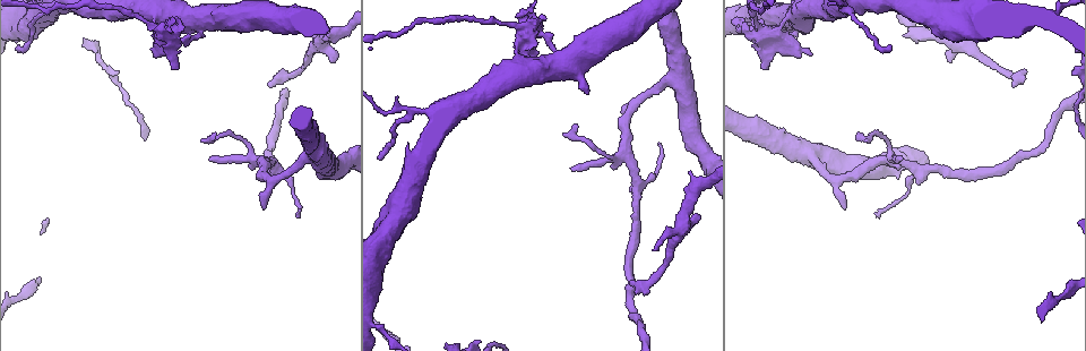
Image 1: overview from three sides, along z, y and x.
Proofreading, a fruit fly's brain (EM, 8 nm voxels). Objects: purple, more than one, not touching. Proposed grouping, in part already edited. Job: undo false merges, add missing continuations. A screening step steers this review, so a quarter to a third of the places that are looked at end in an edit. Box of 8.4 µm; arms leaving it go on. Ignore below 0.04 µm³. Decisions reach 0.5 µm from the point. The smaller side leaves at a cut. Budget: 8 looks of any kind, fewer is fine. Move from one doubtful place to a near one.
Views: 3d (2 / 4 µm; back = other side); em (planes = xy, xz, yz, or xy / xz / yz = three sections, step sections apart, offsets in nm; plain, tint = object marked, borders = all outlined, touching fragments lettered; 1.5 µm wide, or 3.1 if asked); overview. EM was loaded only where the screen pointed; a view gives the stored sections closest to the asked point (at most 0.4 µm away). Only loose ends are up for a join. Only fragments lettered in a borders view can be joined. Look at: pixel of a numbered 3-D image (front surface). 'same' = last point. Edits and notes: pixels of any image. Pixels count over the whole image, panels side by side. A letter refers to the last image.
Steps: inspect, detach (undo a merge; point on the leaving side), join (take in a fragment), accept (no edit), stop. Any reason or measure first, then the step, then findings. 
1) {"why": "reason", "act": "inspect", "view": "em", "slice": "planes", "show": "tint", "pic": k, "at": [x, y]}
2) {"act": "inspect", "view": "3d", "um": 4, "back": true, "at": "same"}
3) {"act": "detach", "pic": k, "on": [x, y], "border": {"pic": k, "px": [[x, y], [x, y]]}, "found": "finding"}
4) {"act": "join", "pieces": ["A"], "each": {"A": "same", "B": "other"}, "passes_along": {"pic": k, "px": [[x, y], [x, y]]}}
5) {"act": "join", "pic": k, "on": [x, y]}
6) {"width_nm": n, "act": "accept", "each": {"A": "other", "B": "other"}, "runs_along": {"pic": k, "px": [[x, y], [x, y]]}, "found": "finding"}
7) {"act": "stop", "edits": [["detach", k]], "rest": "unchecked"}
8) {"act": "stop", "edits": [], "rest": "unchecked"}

{"why": "tapers out", "act": "inspect", "view": "3d", "um": 2, "back": true, "pic": 1, "at": [654, 248]}

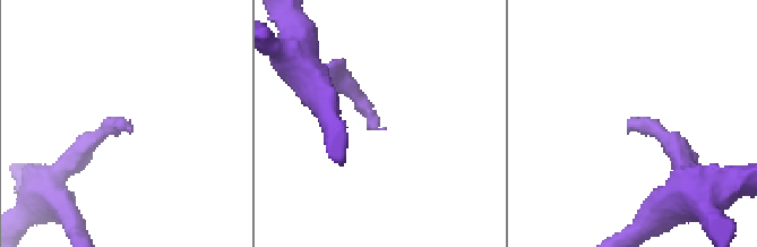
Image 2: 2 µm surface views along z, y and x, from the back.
{"act": "inspect", "view": "em", "slice": "xz", "step": 4, "show": "tint", "pic": 2, "at": [383, 128]}

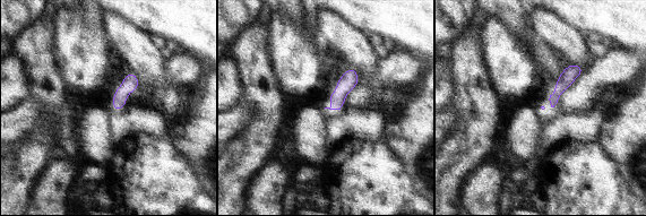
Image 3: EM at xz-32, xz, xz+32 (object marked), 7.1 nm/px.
{"act": "inspect", "view": "em", "slice": "planes", "show": "borders", "at": "same"}

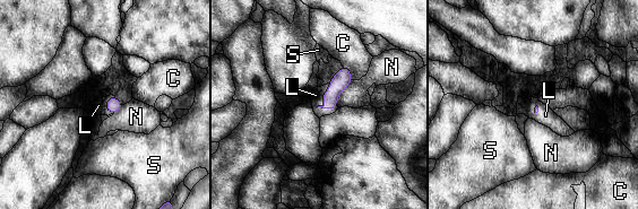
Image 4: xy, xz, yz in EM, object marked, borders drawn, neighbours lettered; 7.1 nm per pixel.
{"longest_contact_nm": ["N", 220], "act": "join", "pieces": ["L"], "each": {"C": "other", "L": "same", "N": "other", "S": "other"}, "passes_along": {"pic": 4, "px": [[343, 78], [322, 96], [316, 95]]}, "found": "it goes on there"}

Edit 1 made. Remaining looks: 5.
{"why": "see it whole again", "act": "inspect", "view": "overview"}

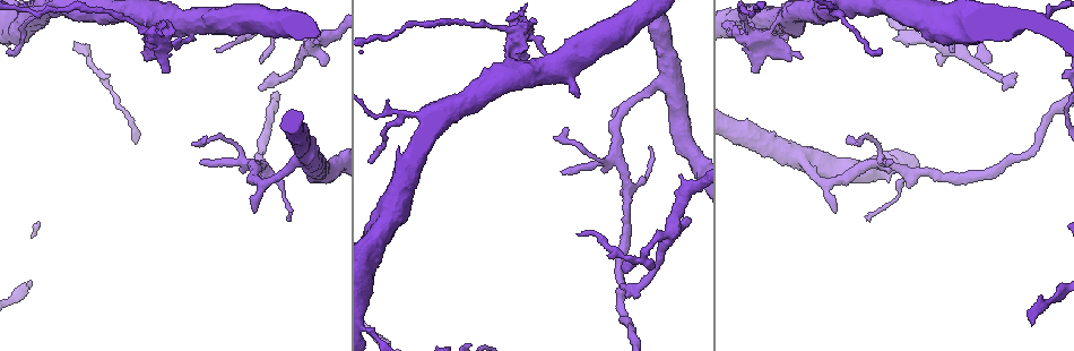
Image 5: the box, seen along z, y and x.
{"why": "an open end", "act": "inspect", "view": "3d", "um": 2, "pic": 5, "at": [835, 211]}

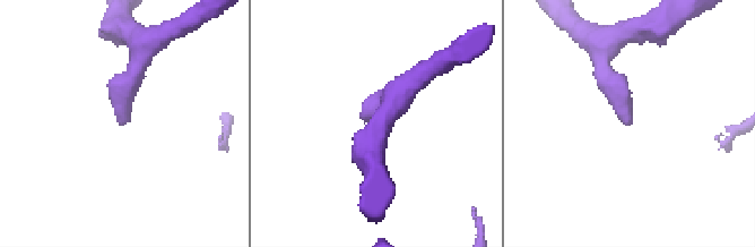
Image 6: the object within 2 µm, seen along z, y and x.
{"why": "now the EM", "act": "inspect", "view": "em", "slice": "planes", "show": "tint", "pic": 6, "at": [629, 124]}

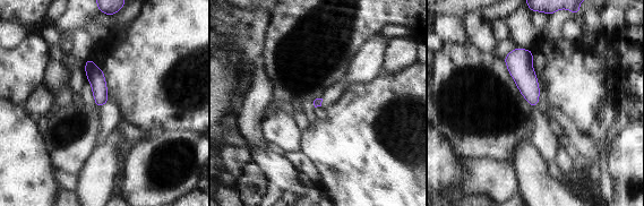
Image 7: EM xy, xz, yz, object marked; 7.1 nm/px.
{"why": "see the neighbours", "act": "inspect", "view": "em", "slice": "planes", "show": "borders", "at": "same"}

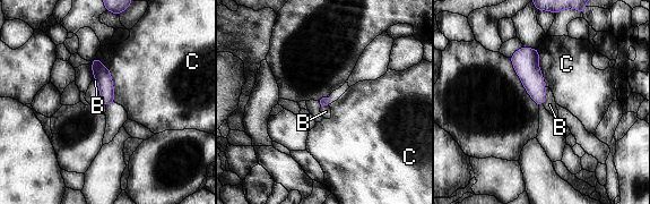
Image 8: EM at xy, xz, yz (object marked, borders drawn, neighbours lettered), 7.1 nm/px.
{"longest_contact_nm": ["C", 360], "act": "accept", "each": {"B": "other", "C": "other"}, "border": {"pic": 8, "px": [[546, 87], [546, 96], [543, 104]]}, "found": "no lettered fragment goes on from it"}

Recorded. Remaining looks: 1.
{"act": "stop", "edits": [["join", 4]], "rest": "unchecked"}

